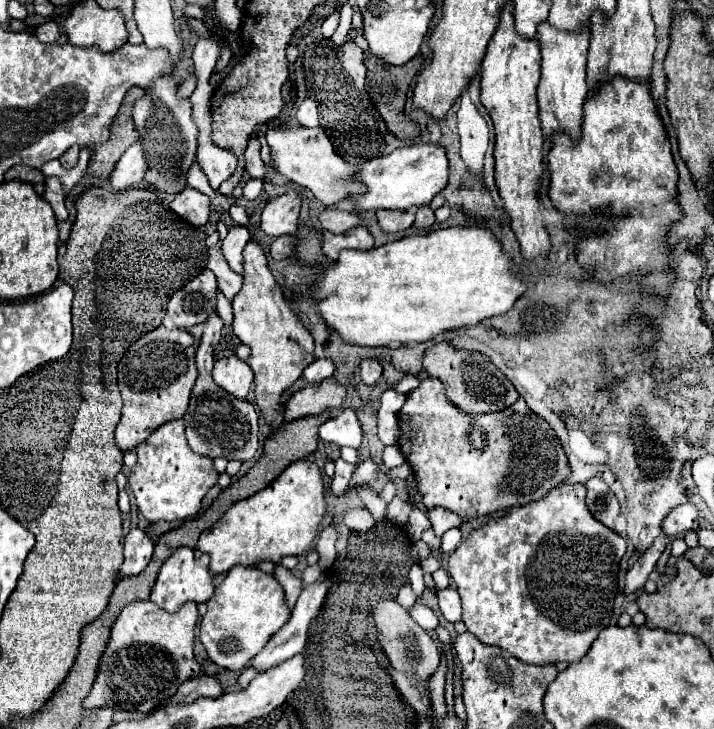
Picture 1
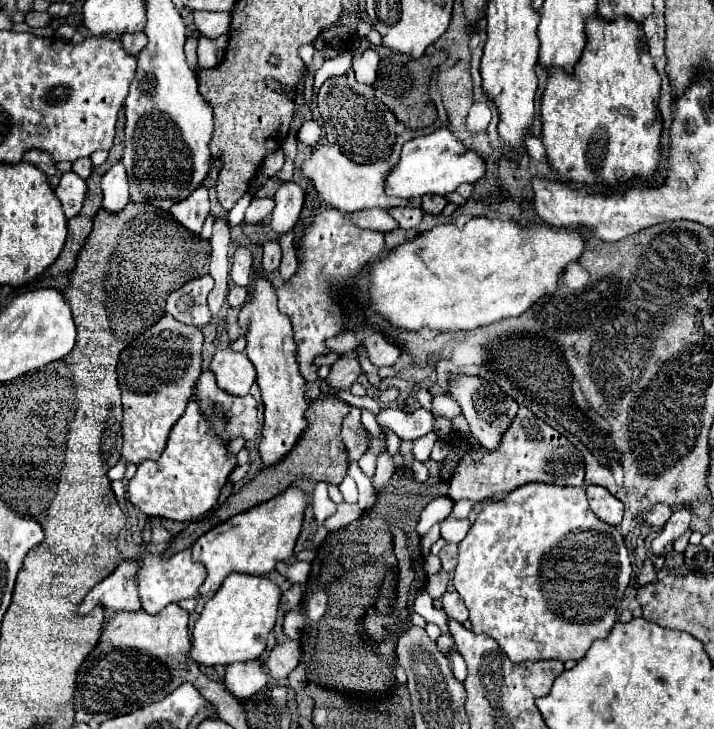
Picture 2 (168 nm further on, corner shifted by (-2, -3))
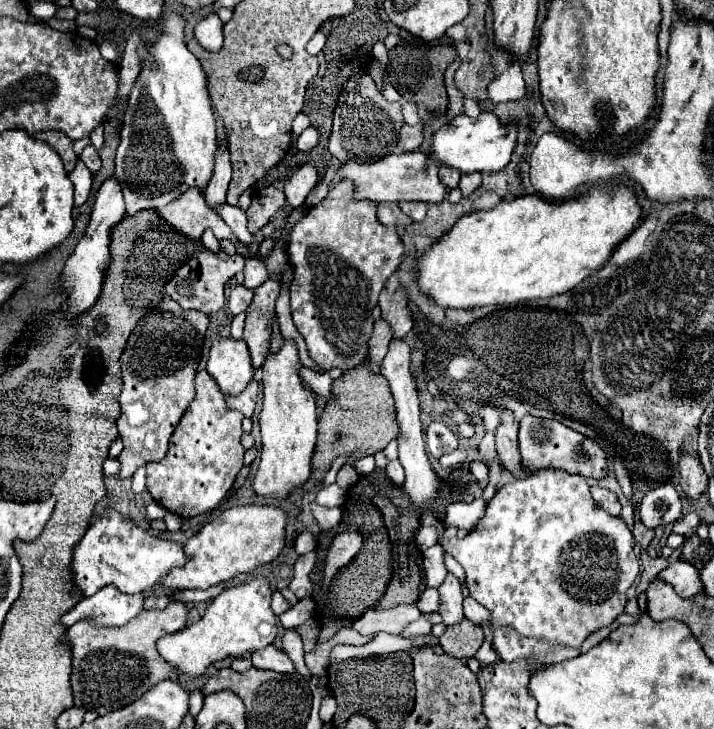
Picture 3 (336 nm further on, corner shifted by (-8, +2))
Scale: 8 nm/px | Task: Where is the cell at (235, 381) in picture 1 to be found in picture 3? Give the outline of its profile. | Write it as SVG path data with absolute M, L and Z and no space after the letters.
M216 338L210 348L208 374L216 380L226 396L240 394L254 376L246 342L234 338Z

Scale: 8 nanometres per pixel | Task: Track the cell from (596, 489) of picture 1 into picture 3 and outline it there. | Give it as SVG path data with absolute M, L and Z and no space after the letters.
M594 486L594 488L592 488L592 498L594 498L594 502L596 502L600 508L604 508L610 516L620 516L620 502L618 502L618 498L616 498L614 492L610 492L610 490L606 490L606 488Z

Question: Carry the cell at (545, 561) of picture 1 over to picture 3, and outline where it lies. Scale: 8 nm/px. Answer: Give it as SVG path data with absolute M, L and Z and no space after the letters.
M546 468L546 470L534 472L532 476L528 476L524 480L516 480L516 482L504 484L496 492L496 496L488 502L486 514L478 520L478 524L474 526L474 530L468 532L464 538L458 538L458 536L444 538L444 526L436 520L436 516L428 508L424 510L424 514L426 516L422 516L422 524L438 528L438 542L442 544L444 552L448 552L454 560L458 560L460 566L466 570L466 586L468 586L470 596L492 612L492 620L496 624L500 624L500 626L512 626L522 636L534 636L534 638L542 638L542 640L548 640L548 642L580 648L588 634L592 634L592 632L596 632L596 630L612 624L614 618L624 612L626 590L634 584L634 580L638 576L638 558L634 554L634 538L632 538L630 528L626 526L626 522L622 518L614 518L608 512L604 512L600 506L596 506L596 502L590 496L590 486L586 484L586 478L580 476L580 474L568 474L564 470Z

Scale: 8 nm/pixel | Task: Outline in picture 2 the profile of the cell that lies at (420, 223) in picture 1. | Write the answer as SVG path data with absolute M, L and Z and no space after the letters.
M424 195L422 197L422 211L430 213L430 215L440 215L442 209L446 207L446 199L438 197L438 195Z

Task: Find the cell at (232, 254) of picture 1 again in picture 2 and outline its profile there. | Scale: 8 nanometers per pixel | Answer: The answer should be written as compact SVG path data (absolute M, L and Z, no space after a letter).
M236 247L234 255L232 255L232 281L236 285L246 287L250 281L250 273L252 273L252 253L246 247Z

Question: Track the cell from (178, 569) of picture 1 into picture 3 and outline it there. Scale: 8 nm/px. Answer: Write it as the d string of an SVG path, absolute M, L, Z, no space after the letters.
M106 508L94 524L88 526L86 534L74 546L72 558L72 580L84 598L92 596L100 588L114 584L124 594L138 594L158 584L168 572L186 562L182 544L160 540L148 530L140 528L132 518L126 518L114 508Z

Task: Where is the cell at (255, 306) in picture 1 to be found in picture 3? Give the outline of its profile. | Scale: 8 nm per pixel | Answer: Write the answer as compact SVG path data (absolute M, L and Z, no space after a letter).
M286 340L278 354L264 360L262 370L262 390L264 402L260 410L260 432L262 432L262 452L260 466L252 480L256 494L264 498L286 498L296 488L300 488L310 478L312 454L316 444L318 420L316 420L316 400L310 390L304 388L300 376L300 358L296 344Z

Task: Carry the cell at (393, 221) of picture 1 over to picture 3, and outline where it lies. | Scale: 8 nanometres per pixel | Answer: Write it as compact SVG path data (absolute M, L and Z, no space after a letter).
M400 202L400 208L404 214L408 214L414 222L424 220L426 216L426 204L424 202Z

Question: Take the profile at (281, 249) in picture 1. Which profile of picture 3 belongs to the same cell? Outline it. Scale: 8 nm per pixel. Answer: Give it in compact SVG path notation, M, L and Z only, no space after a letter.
M270 276L262 286L254 290L254 302L246 312L246 326L244 326L244 340L250 348L252 366L258 370L264 358L270 354L270 334L272 322L276 318L276 298L278 298L280 282L276 276Z

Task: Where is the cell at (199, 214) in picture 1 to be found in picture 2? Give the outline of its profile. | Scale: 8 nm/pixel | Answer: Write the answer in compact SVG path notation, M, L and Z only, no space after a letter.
M202 185L196 191L192 191L190 197L176 203L170 213L178 223L182 223L192 233L202 231L202 223L210 213L210 201L208 201L208 189Z

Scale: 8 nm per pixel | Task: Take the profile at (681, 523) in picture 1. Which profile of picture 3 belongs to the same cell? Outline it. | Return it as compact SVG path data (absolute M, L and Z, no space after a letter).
M662 484L644 494L638 506L638 516L642 524L650 530L666 524L674 524L682 516L682 504L676 488L672 484Z

